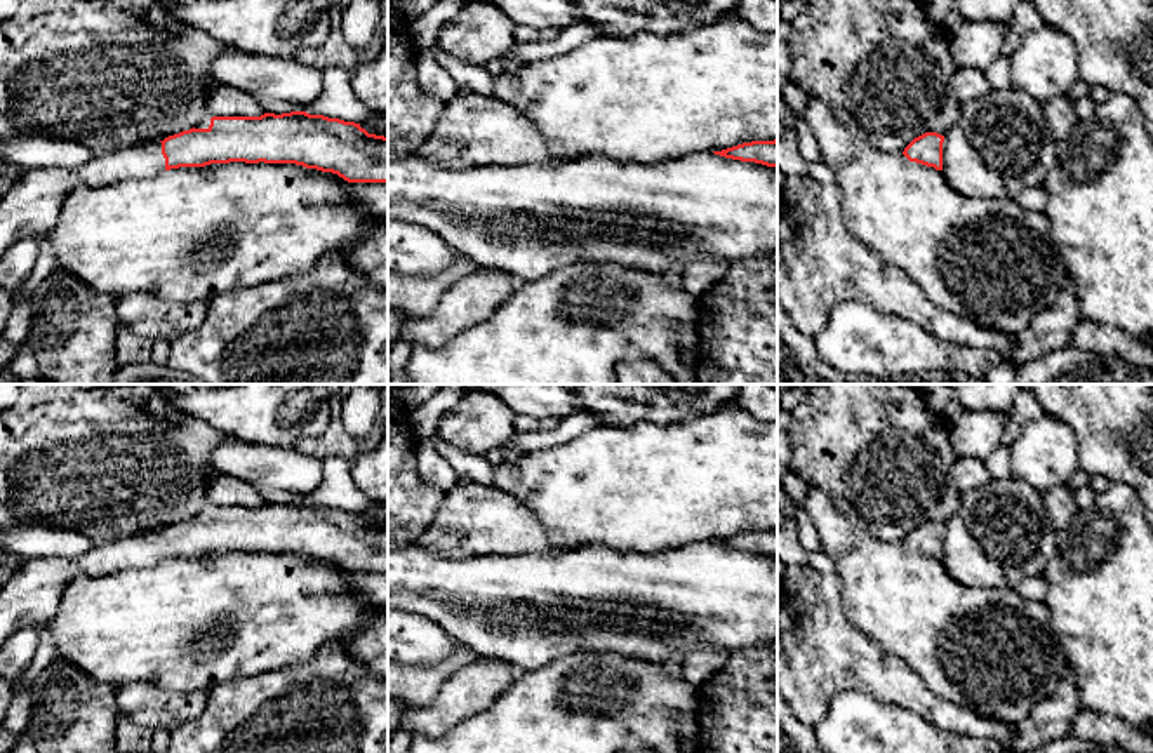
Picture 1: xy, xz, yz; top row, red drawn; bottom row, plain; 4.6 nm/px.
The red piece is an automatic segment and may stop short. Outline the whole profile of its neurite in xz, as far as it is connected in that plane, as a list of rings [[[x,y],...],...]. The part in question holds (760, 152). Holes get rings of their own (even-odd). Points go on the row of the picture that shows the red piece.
[[[777,139],[743,143],[713,153],[732,160],[755,162],[767,167],[777,167]]]

